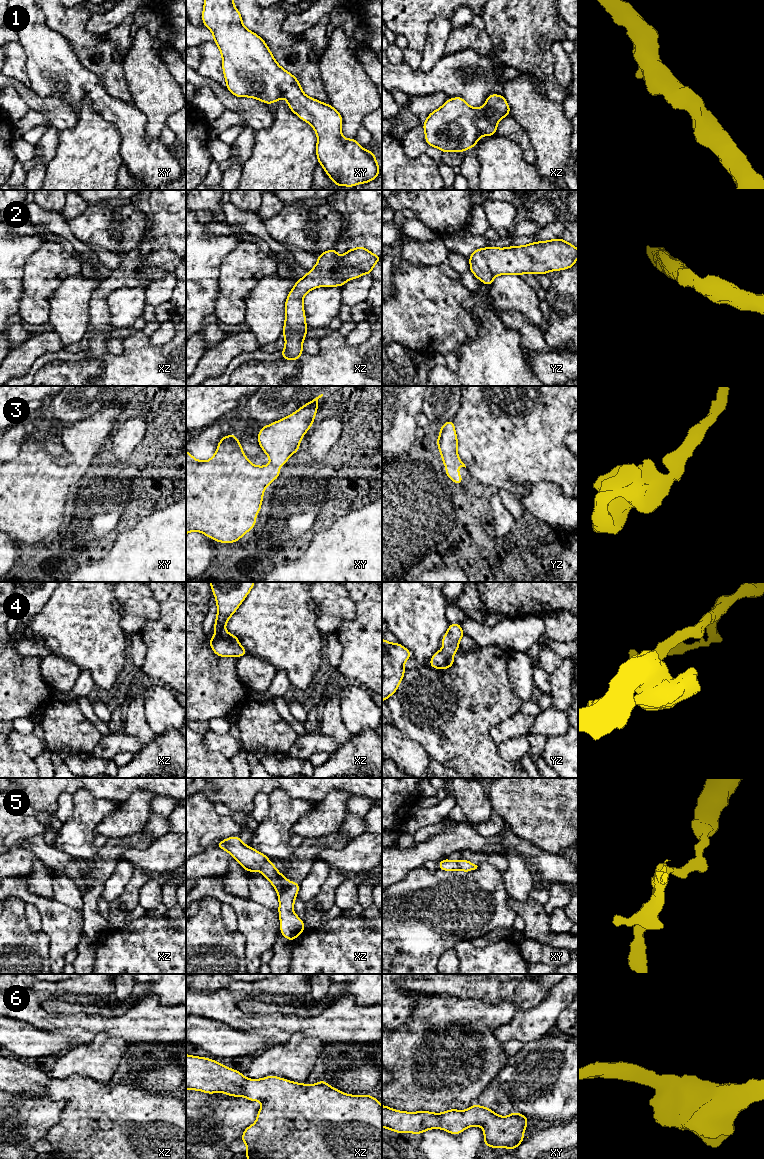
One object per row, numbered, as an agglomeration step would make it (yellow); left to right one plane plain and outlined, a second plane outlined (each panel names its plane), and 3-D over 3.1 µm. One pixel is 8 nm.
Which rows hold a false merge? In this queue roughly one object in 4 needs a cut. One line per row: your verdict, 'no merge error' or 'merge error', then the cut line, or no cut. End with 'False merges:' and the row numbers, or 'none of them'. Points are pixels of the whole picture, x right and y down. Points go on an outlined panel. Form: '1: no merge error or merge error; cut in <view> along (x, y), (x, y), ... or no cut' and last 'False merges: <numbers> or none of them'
1: no merge error; no cut
2: no merge error; no cut
3: no merge error; no cut
4: no merge error; no cut
5: no merge error; no cut
6: no merge error; no cut
False merges: none of them

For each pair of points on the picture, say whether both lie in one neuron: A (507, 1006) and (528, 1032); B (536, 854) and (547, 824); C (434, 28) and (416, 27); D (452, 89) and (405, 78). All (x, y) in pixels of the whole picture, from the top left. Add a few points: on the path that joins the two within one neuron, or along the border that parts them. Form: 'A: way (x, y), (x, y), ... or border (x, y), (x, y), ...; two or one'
A: border (519, 1009), (507, 1022), (496, 1029); two
B: border (517, 836), (531, 841), (546, 851), (559, 853); two
C: border (448, 18), (435, 17), (429, 23), (422, 51); two
D: way (440, 82), (417, 82); one

